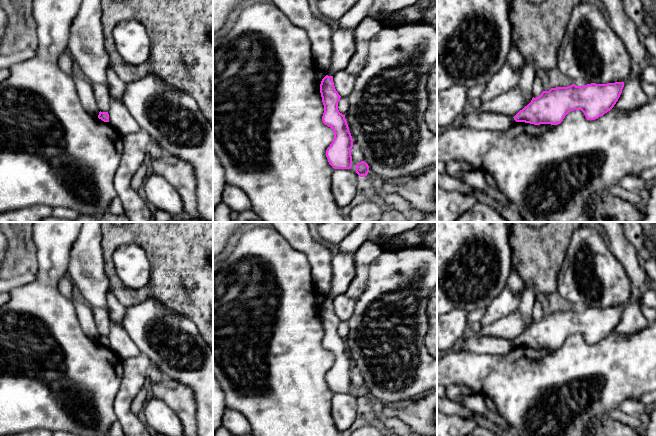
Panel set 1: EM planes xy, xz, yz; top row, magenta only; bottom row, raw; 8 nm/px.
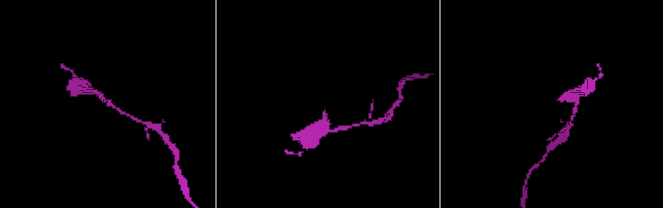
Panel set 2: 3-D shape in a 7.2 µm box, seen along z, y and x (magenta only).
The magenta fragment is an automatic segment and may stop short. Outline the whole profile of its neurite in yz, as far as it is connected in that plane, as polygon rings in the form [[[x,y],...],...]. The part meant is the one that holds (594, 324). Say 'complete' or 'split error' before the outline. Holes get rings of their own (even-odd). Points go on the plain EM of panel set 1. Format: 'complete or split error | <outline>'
complete | [[[615,306],[607,308],[591,307],[585,310],[572,308],[567,311],[551,312],[549,315],[543,315],[539,321],[533,321],[531,326],[513,342],[516,346],[525,346],[534,349],[558,349],[569,336],[581,334],[587,344],[595,344],[614,331],[622,317],[623,311],[624,306]]]

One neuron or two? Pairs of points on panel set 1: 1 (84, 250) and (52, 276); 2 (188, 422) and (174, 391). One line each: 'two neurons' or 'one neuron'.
1: two neurons
2: one neuron

